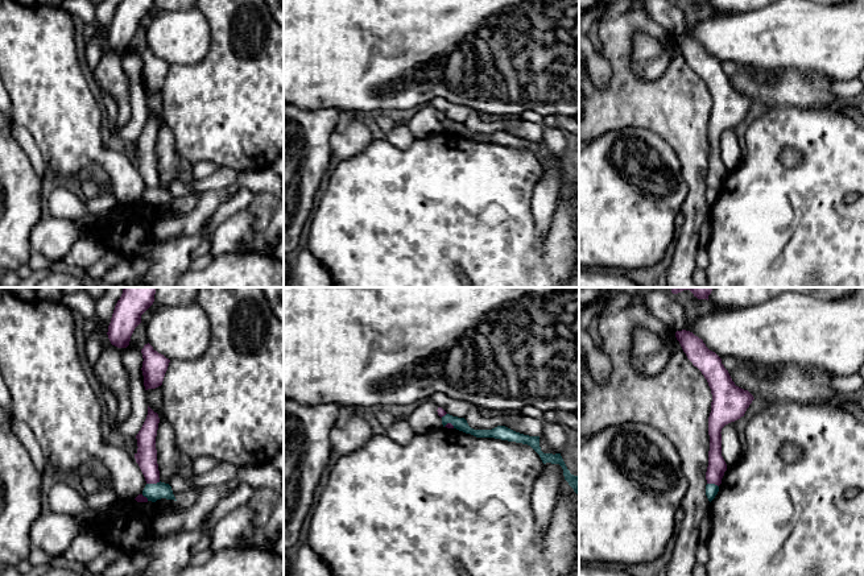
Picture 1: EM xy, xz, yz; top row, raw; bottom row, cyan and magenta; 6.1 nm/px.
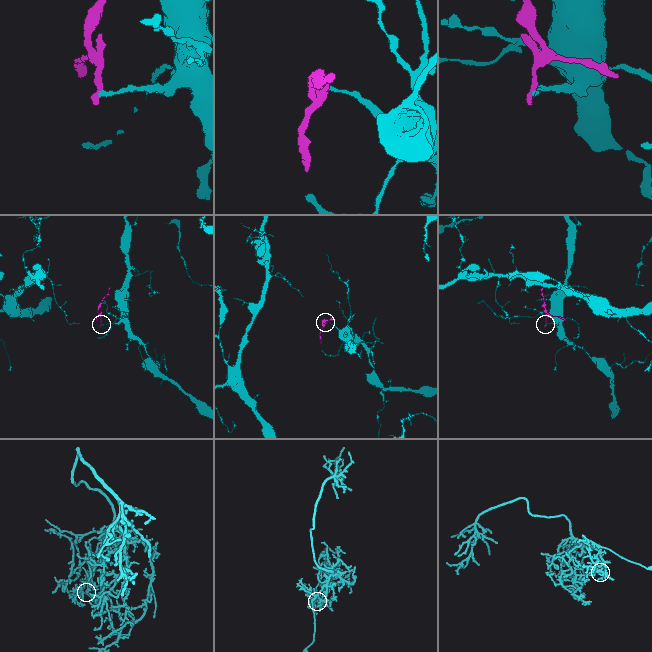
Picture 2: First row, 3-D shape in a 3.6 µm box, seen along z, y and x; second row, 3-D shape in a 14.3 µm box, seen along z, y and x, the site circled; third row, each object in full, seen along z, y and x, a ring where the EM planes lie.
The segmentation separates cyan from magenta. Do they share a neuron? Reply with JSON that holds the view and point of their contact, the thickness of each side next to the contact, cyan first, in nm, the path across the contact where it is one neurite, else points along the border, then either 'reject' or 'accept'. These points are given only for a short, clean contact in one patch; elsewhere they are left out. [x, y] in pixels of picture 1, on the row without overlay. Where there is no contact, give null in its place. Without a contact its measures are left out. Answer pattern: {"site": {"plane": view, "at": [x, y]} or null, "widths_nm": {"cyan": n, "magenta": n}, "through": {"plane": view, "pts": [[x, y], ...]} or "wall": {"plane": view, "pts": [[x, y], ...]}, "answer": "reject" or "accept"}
{"site": {"plane": "xy", "at": [153, 189]}, "widths_nm": {"cyan": 110, "magenta": 130}, "wall": {"plane": "xy", "pts": [[160, 186], [147, 189]]}, "answer": "reject"}

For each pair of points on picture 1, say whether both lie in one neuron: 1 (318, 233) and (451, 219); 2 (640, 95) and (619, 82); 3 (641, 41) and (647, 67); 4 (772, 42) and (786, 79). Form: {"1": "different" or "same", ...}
{"1": "same", "2": "same", "3": "same", "4": "different"}

